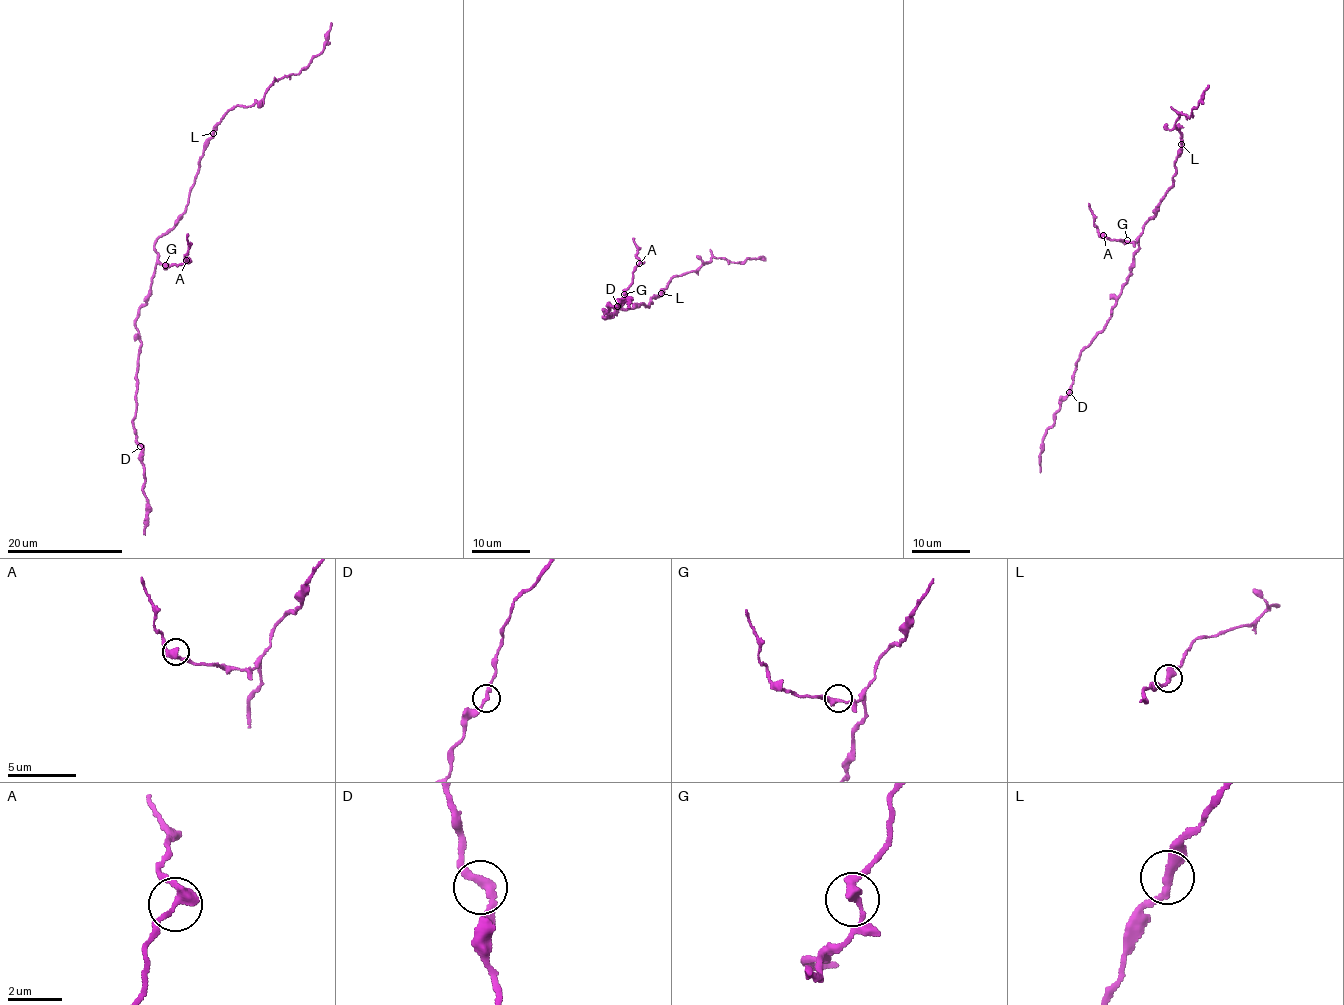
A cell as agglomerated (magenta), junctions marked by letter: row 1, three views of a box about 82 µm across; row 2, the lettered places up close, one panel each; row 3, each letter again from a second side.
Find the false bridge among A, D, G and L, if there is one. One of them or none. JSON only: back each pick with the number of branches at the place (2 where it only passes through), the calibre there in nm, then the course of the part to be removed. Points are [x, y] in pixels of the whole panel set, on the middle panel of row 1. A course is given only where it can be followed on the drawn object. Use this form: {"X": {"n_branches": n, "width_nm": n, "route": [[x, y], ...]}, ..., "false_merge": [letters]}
{"false_merge": []}

